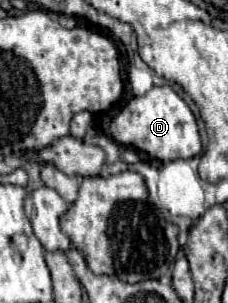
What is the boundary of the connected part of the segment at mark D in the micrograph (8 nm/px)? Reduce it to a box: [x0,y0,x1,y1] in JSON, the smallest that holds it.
[110,88,202,162]

